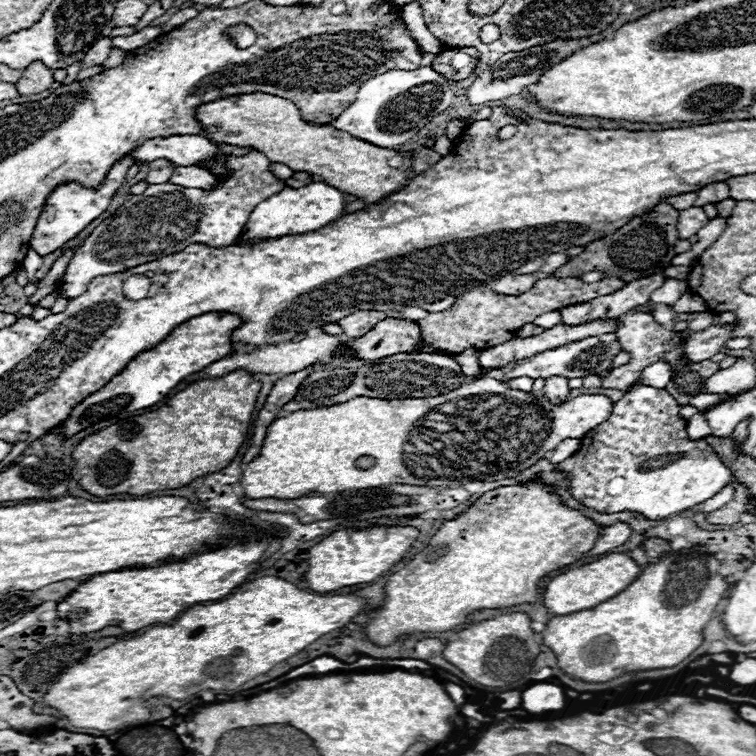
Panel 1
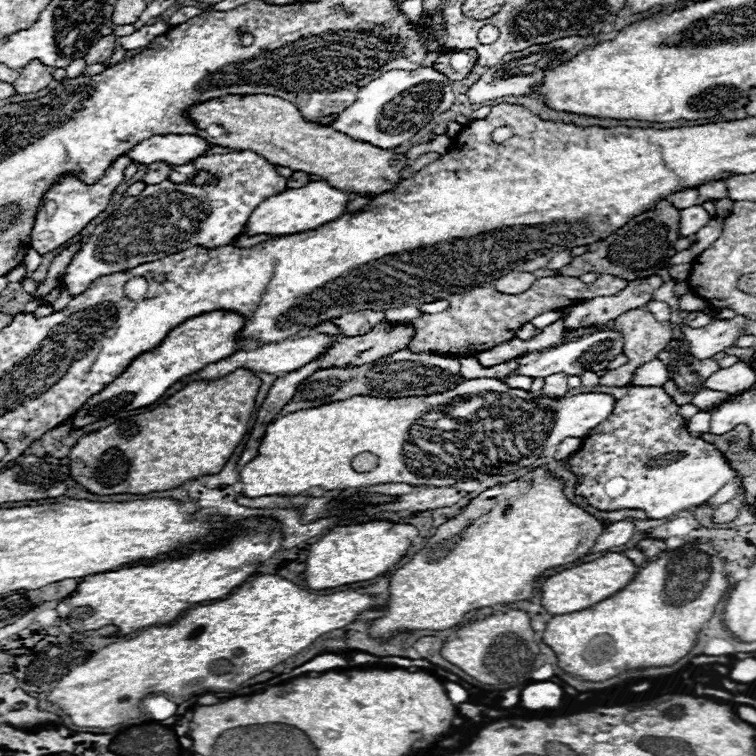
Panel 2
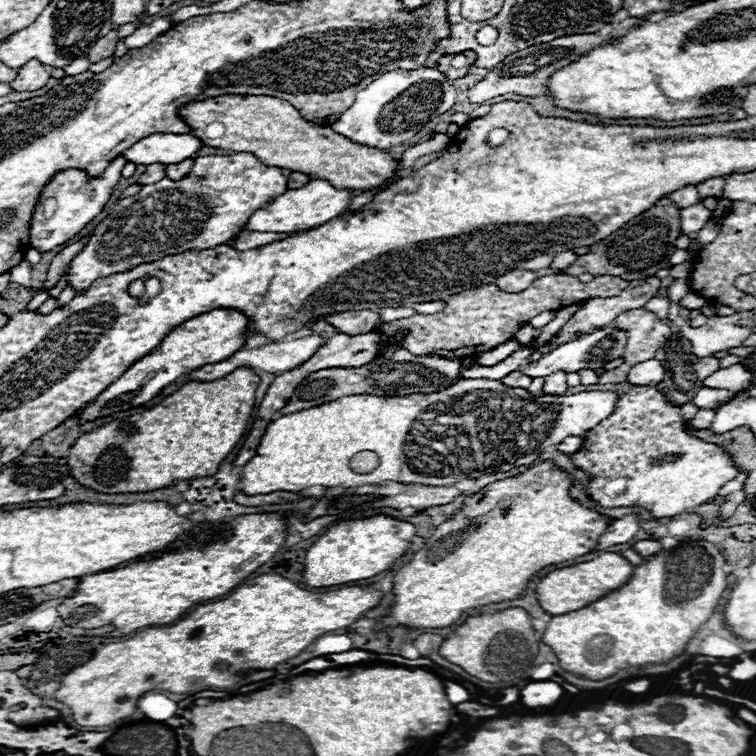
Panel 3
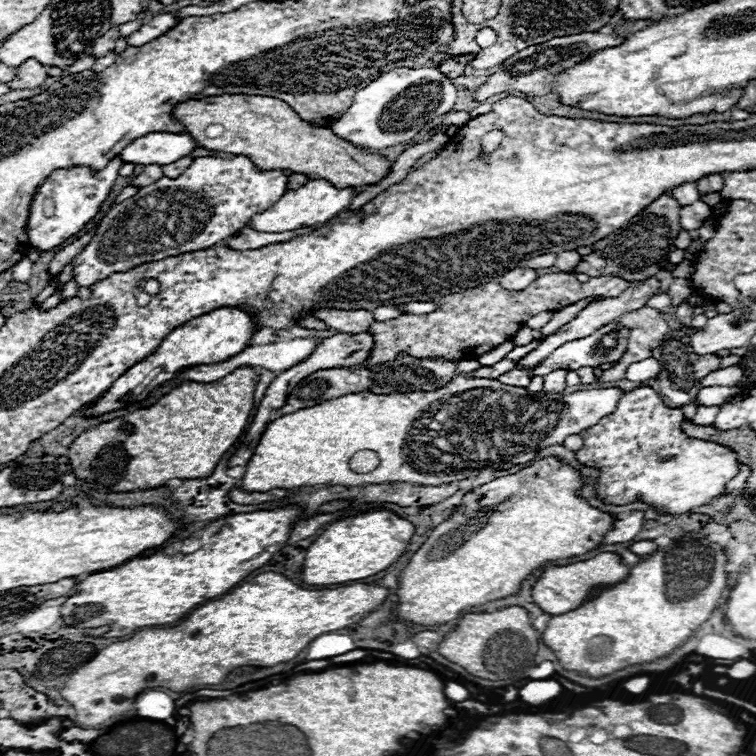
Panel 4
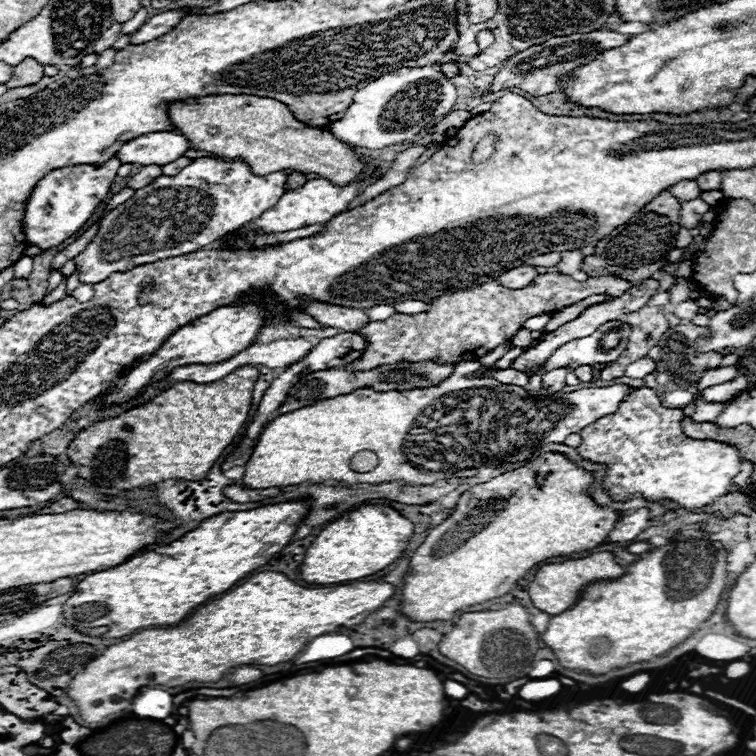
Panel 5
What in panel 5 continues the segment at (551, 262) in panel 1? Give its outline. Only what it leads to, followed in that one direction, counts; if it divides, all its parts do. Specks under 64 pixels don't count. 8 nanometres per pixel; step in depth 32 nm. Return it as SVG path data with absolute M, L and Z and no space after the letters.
M570 250L570 252L564 252L562 254L562 260L558 262L558 268L560 272L573 276L578 281L584 281L588 278L588 275L580 270L580 264L582 264L584 256L580 250Z

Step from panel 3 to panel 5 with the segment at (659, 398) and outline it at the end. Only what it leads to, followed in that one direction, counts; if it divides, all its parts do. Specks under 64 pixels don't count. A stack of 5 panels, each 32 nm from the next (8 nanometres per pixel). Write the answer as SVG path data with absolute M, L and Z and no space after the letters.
M640 388L632 392L622 404L620 410L600 420L592 422L582 430L582 444L578 452L592 460L592 462L606 462L608 470L602 482L602 490L606 490L614 500L630 500L630 498L646 498L646 500L672 500L674 510L680 508L700 508L712 504L716 498L730 494L732 480L740 472L740 452L734 446L716 442L716 440L692 440L684 436L680 422L682 422L682 408L666 408L660 404L660 398L652 388Z

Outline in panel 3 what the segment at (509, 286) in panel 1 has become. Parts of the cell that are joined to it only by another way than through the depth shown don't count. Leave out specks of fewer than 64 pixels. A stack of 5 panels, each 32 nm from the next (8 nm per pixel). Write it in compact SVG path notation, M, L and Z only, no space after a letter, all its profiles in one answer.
M512 270L500 278L496 278L496 284L506 290L506 292L522 292L526 290L534 280L536 280L536 272L532 270Z

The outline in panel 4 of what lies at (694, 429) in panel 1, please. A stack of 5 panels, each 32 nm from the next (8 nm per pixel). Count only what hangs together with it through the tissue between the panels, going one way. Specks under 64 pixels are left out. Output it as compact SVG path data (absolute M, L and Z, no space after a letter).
M697 406L692 422L696 425L712 425L716 414L720 412L720 406Z

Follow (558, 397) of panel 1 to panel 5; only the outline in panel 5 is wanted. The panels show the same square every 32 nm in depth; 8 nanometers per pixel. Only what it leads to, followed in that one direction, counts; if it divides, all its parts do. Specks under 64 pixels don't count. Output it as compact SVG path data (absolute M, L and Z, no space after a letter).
M556 368L556 370L550 370L548 374L542 374L542 384L544 384L544 388L548 388L550 392L562 390L562 388L566 386L564 378L566 378L568 372L572 372L572 368Z

